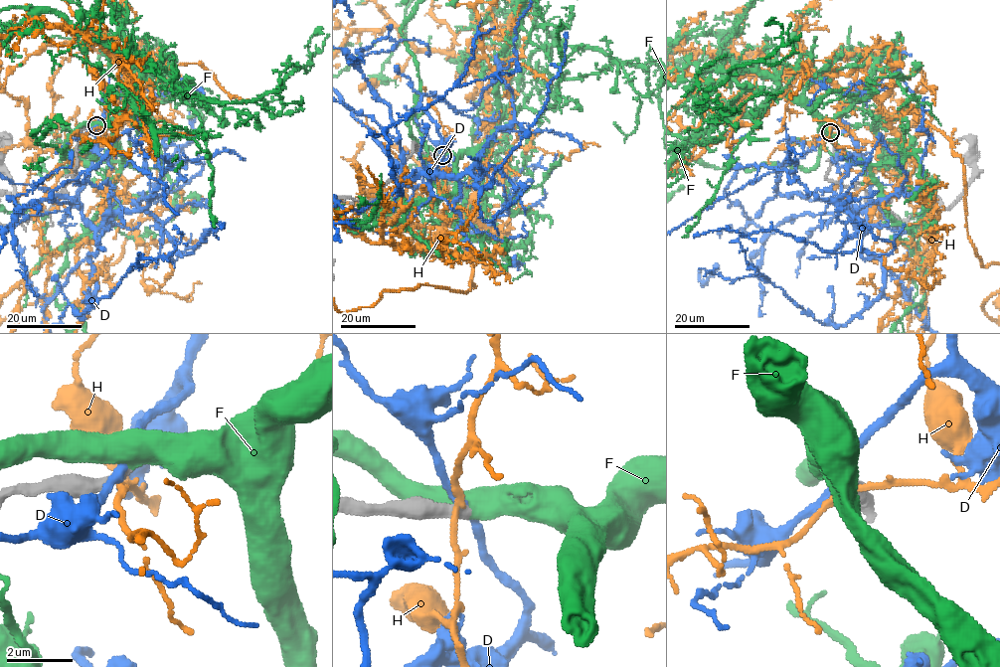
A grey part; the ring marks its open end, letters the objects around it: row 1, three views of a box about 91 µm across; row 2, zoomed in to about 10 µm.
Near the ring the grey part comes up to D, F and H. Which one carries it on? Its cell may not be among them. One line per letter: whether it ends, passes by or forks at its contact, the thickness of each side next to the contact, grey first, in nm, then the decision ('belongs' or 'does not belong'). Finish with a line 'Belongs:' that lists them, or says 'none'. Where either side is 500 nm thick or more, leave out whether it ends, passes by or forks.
D: it passes by | 400/260 nm | does not belong
F: it passes by | 320/480 nm | belongs
H: it passes by | 440/190 nm | does not belong
Belongs: F

